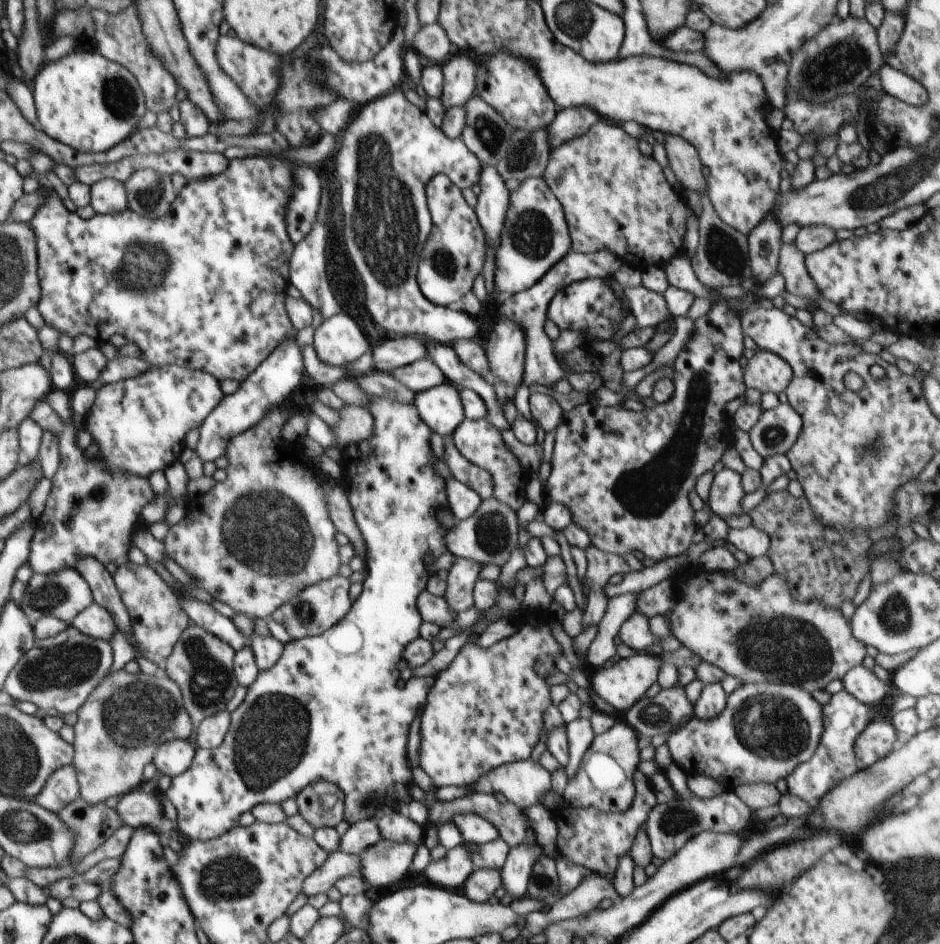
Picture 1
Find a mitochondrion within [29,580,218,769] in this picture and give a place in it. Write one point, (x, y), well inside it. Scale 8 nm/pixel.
(137, 714)

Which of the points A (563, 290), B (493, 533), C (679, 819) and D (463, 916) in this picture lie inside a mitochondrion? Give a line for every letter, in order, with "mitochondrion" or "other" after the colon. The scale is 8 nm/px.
A: other
B: mitochondrion
C: mitochondrion
D: other

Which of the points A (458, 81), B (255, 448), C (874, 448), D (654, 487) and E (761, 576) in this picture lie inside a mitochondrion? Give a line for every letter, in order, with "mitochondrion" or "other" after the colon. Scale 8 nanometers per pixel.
A: other
B: other
C: mitochondrion
D: mitochondrion
E: other

